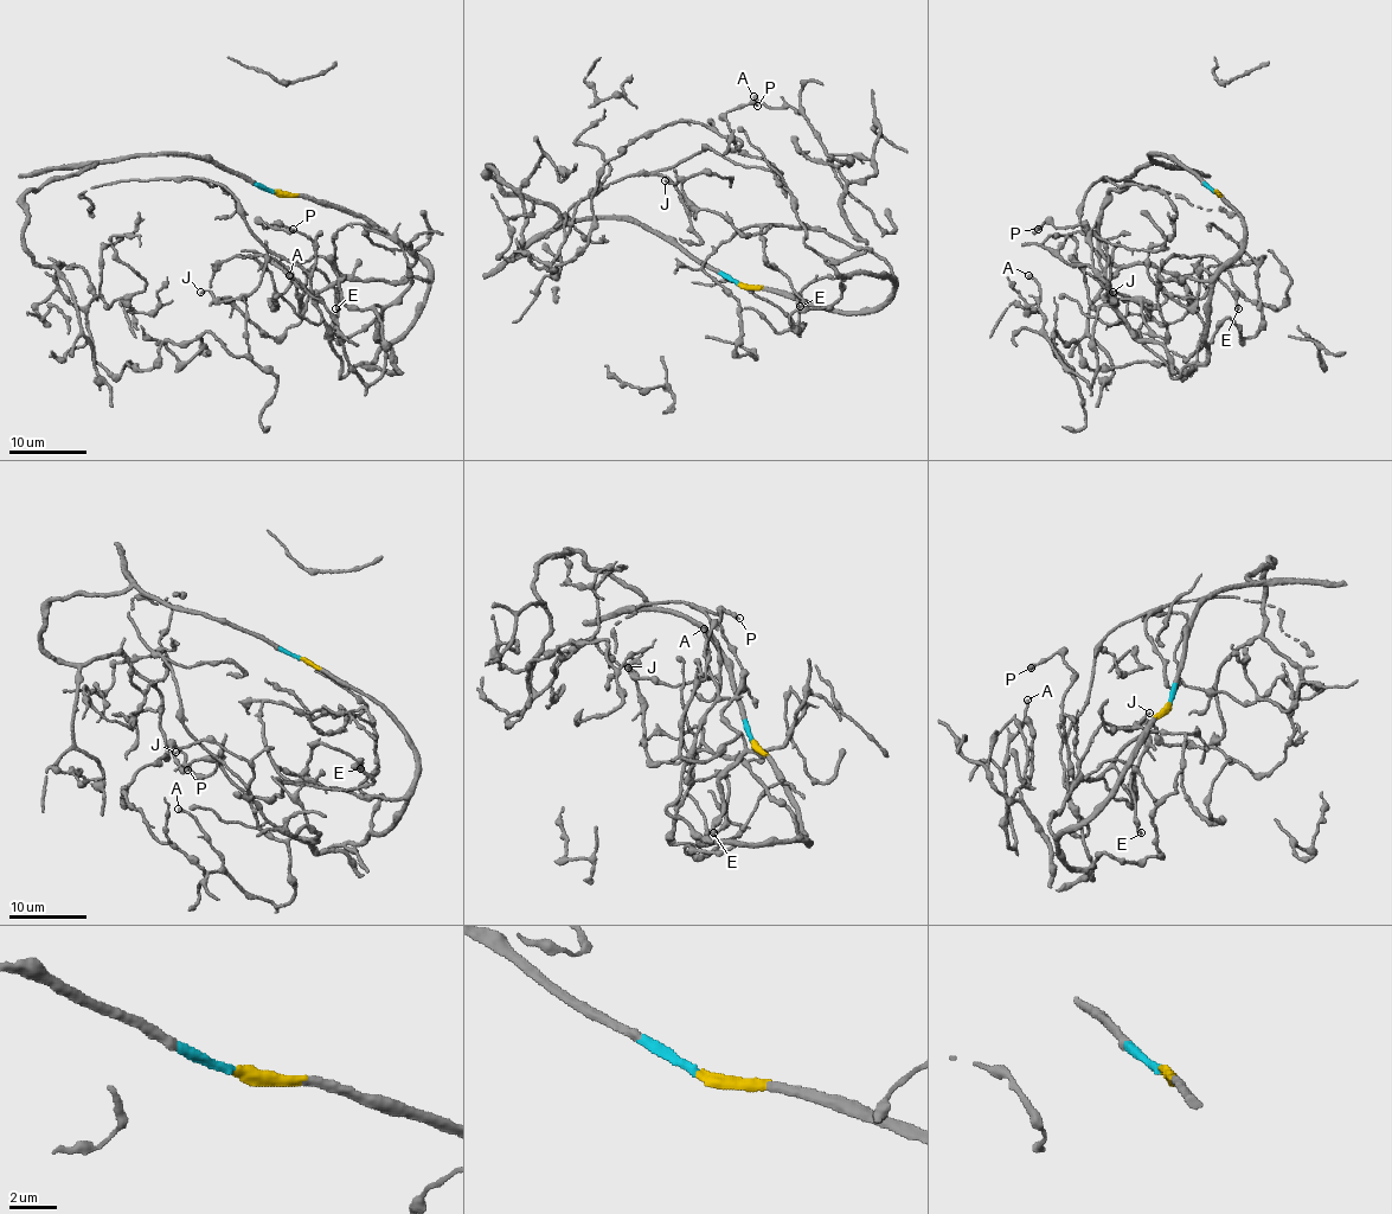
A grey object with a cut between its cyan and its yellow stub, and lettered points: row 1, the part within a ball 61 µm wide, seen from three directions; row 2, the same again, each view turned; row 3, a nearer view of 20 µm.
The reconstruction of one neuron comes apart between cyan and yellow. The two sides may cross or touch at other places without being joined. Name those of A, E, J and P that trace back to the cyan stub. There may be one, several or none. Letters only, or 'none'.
none

